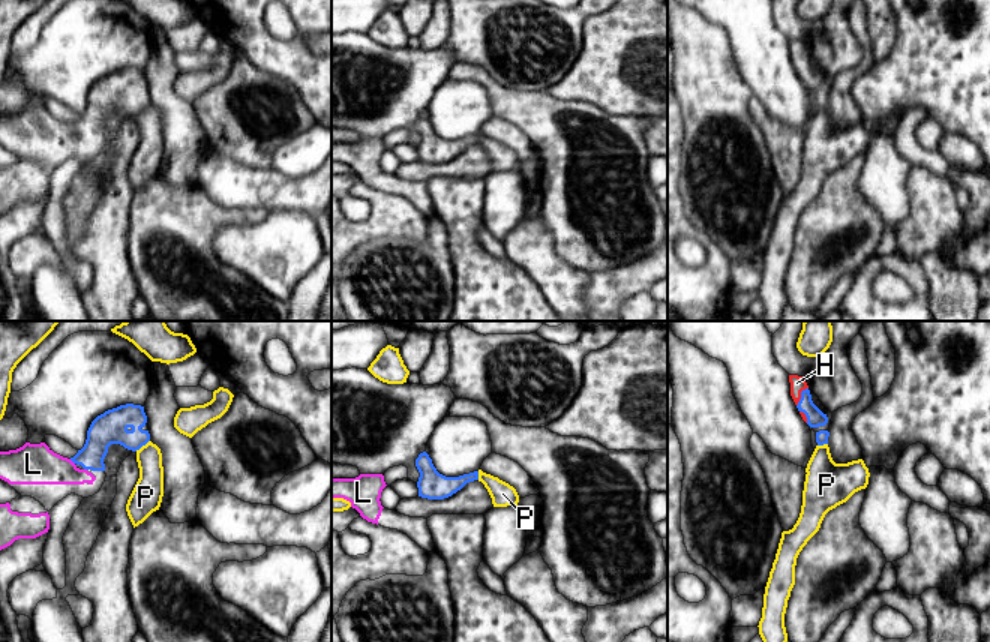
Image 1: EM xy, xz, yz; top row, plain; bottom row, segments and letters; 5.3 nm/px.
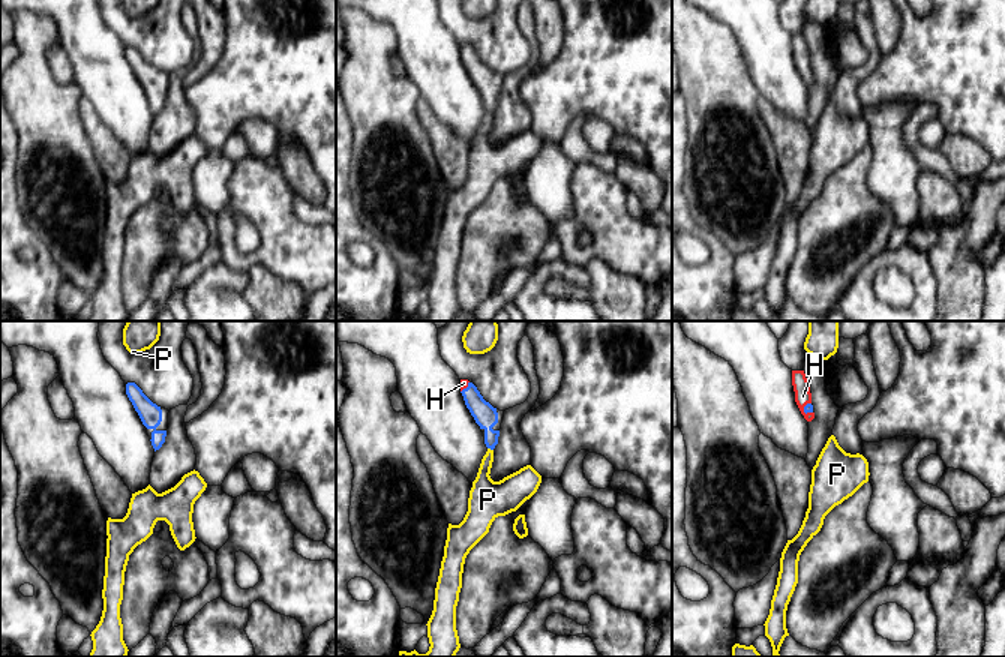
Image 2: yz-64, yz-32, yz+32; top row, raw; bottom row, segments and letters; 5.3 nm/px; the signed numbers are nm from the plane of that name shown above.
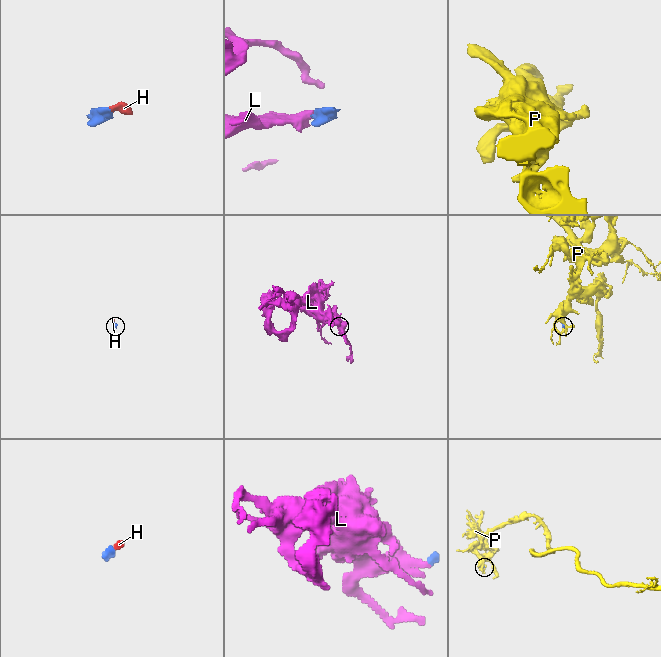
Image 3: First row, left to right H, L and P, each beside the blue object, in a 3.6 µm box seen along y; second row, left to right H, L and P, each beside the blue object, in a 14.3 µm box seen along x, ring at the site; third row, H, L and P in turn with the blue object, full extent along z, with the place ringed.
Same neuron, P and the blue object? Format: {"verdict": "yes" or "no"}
{"verdict": "no"}

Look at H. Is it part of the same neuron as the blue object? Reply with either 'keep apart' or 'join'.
join

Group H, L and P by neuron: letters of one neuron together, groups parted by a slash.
H L / P

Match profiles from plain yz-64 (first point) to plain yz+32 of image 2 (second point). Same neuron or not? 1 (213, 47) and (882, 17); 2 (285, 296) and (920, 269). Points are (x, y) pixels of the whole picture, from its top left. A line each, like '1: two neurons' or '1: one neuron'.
1: one neuron
2: two neurons

